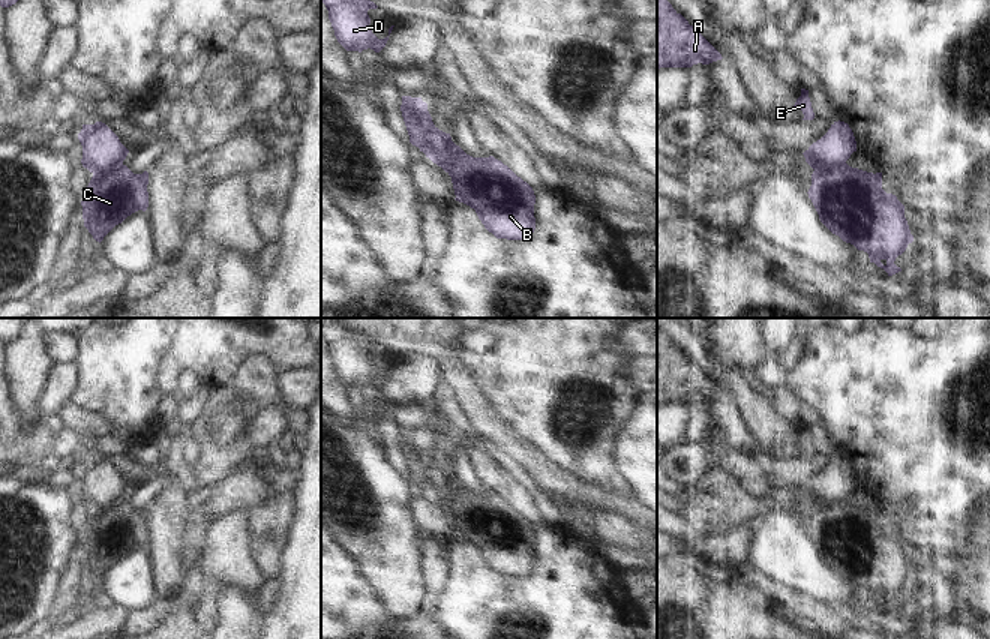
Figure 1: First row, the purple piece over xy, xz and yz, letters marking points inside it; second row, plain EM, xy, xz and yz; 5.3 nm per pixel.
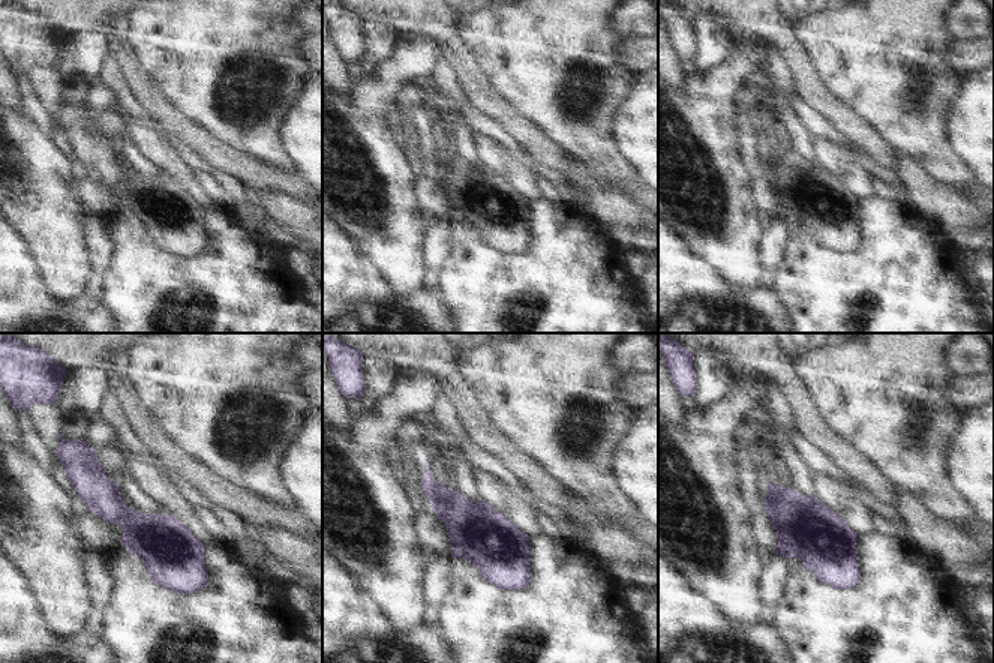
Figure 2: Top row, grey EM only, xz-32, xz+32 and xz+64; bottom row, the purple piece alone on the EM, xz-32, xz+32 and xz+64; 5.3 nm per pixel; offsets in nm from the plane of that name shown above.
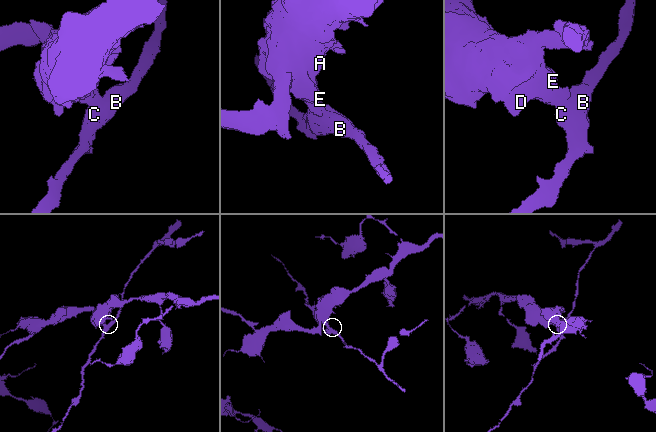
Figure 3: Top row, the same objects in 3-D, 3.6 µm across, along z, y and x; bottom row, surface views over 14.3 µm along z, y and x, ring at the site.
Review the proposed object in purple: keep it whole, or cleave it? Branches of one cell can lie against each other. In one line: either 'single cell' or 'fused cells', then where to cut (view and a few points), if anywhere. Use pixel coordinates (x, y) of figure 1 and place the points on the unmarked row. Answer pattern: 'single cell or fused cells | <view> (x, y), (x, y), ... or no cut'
fused cells | yz (845, 497), (834, 503), (819, 503), (815, 506)

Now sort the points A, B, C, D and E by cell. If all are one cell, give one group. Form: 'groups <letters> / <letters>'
groups A D E / B C

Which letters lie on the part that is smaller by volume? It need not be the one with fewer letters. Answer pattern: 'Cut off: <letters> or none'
Cut off: B, C

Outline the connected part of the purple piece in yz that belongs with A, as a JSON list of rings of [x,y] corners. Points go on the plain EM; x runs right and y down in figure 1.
[[[657,327],[657,405],[692,404],[722,390]]]

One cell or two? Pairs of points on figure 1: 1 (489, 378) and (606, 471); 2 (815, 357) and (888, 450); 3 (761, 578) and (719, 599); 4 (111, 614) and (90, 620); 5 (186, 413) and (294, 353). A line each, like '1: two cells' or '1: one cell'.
1: one cell
2: one cell
3: two cells
4: one cell
5: two cells

